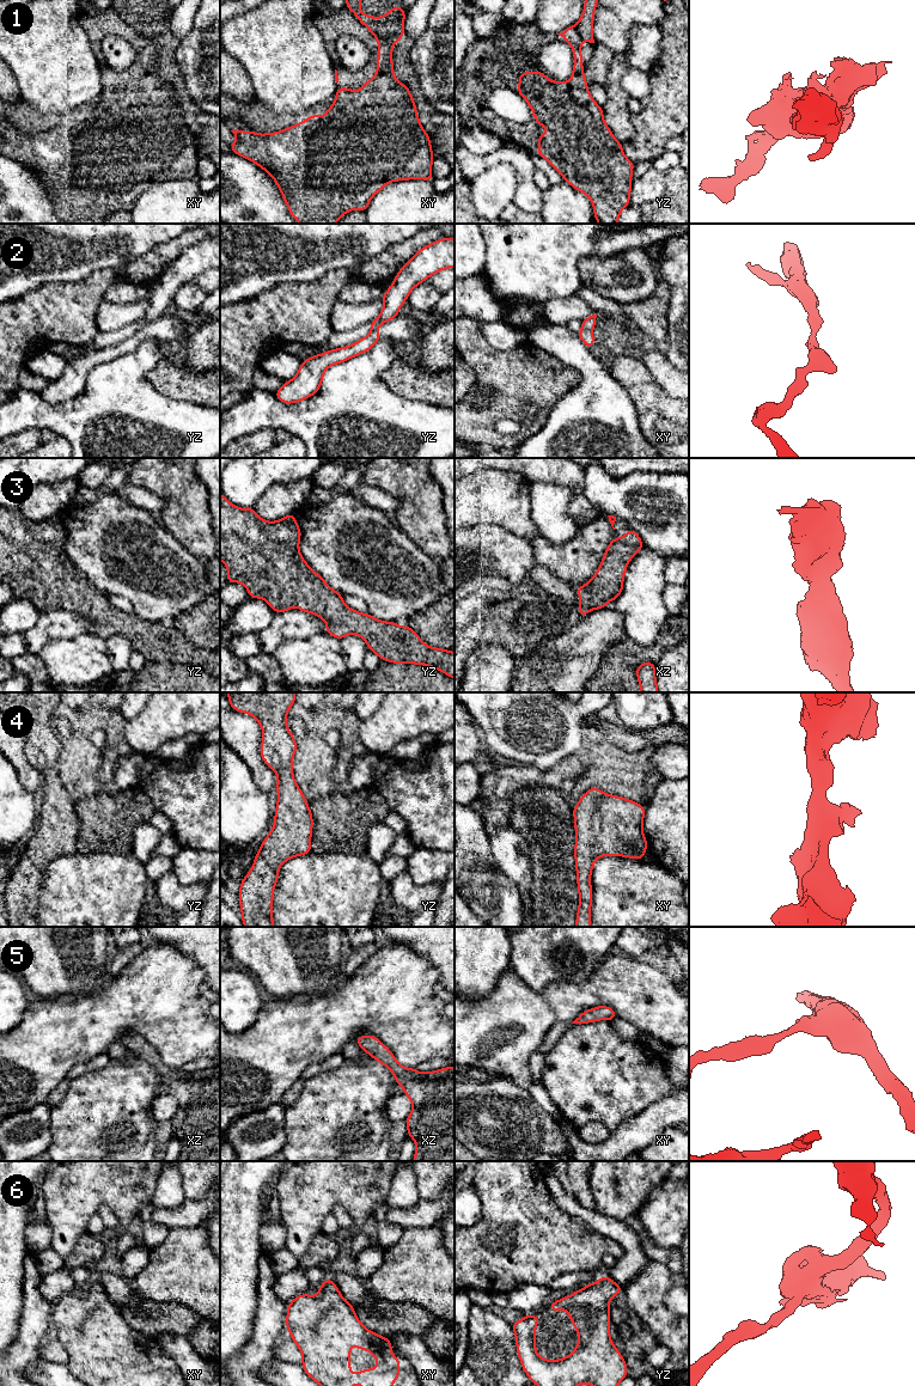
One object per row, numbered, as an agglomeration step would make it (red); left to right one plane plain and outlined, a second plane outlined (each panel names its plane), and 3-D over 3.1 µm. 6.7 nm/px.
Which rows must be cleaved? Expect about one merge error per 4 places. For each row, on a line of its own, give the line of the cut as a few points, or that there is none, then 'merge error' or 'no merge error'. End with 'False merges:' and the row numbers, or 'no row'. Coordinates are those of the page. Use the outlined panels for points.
1: cut xy (376, 36), (384, 37), (391, 43); merge error
2: cut none; no merge error
3: cut none; no merge error
4: cut none; no merge error
5: cut none; no merge error
6: cut none; no merge error
False merges: 1

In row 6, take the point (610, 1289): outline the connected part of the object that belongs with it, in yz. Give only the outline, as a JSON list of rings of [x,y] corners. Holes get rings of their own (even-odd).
[[[603,1275],[599,1281],[586,1284],[582,1289],[566,1298],[549,1302],[551,1312],[559,1312],[563,1308],[569,1314],[569,1320],[579,1333],[579,1343],[574,1347],[574,1353],[566,1355],[562,1360],[543,1360],[536,1353],[536,1324],[541,1320],[539,1317],[527,1314],[511,1324],[516,1333],[517,1354],[521,1367],[533,1384],[537,1386],[579,1386],[580,1384],[618,1386],[628,1375],[628,1369],[622,1354],[610,1338],[609,1300],[615,1298],[620,1290],[624,1290],[624,1287]]]

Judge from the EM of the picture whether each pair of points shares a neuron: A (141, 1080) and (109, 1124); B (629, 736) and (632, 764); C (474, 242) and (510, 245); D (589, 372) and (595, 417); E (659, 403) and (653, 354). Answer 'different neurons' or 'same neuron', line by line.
A: same neuron
B: different neurons
C: different neurons
D: same neuron
E: different neurons

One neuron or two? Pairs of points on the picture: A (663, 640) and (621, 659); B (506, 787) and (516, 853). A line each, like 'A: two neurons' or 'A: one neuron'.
A: one neuron
B: two neurons

